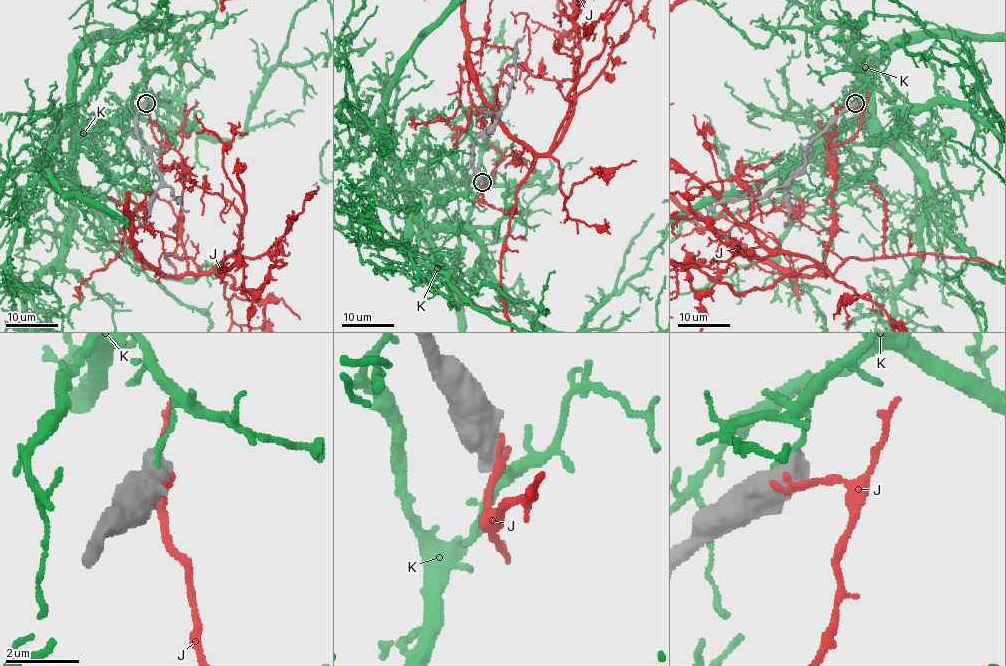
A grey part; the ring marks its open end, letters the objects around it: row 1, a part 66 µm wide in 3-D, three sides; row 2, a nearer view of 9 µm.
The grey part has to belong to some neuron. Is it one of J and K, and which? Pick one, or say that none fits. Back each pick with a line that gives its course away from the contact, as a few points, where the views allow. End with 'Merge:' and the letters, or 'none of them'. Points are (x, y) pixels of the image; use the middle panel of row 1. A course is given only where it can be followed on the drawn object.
Merge: none of them

